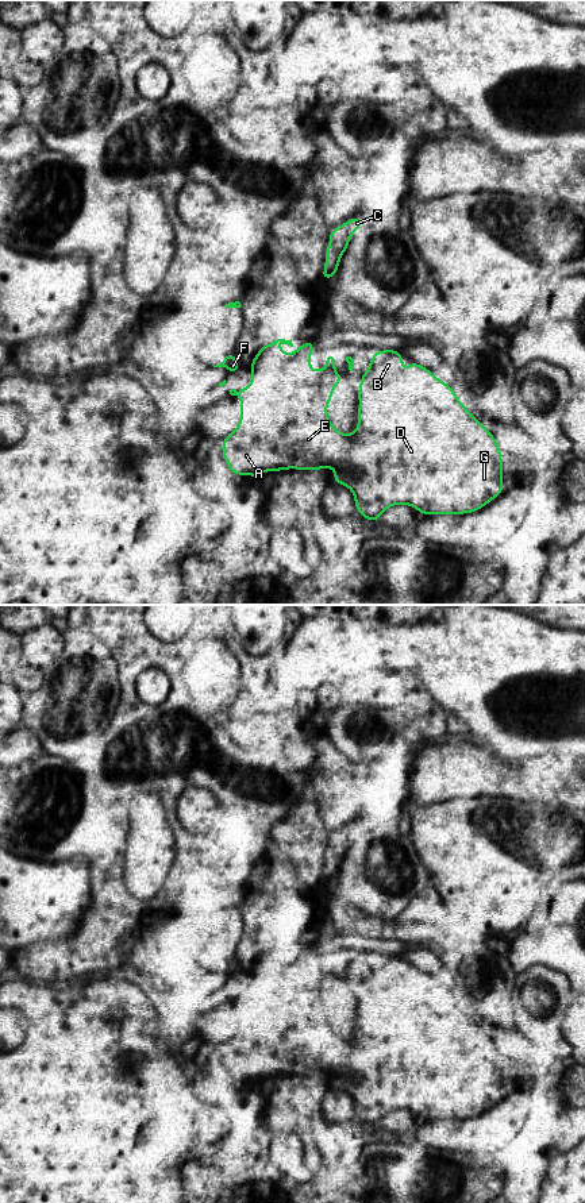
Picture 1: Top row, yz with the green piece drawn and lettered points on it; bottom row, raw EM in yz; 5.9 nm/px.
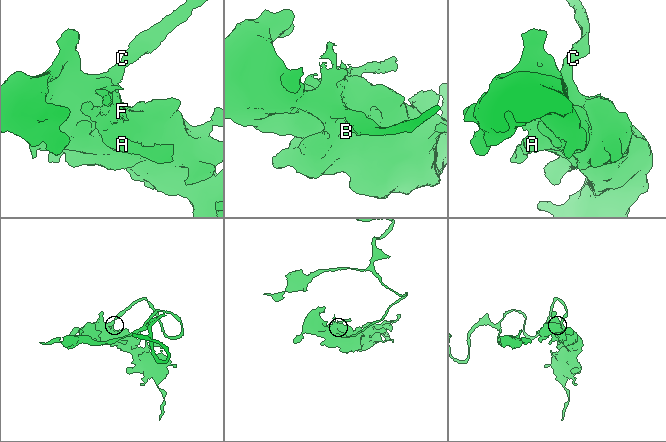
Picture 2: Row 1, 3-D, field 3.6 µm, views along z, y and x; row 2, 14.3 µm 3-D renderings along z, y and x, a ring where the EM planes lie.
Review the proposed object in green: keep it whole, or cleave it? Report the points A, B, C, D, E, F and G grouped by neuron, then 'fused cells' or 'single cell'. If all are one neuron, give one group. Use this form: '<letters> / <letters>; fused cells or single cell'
A B C D E F G; single cell

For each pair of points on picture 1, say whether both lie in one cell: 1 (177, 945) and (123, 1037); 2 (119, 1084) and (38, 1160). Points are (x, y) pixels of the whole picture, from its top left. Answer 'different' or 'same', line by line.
1: different
2: same

